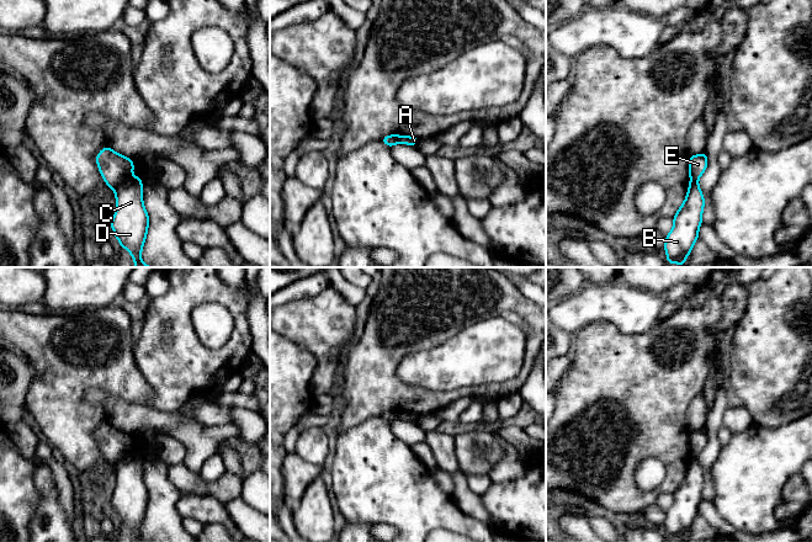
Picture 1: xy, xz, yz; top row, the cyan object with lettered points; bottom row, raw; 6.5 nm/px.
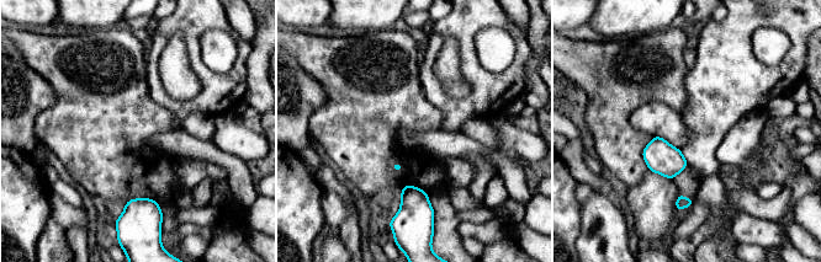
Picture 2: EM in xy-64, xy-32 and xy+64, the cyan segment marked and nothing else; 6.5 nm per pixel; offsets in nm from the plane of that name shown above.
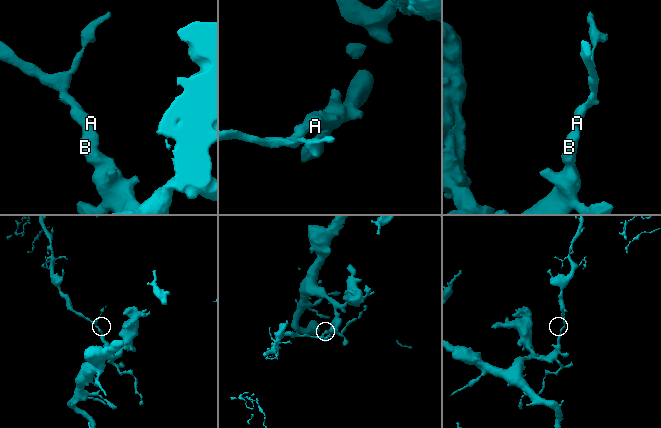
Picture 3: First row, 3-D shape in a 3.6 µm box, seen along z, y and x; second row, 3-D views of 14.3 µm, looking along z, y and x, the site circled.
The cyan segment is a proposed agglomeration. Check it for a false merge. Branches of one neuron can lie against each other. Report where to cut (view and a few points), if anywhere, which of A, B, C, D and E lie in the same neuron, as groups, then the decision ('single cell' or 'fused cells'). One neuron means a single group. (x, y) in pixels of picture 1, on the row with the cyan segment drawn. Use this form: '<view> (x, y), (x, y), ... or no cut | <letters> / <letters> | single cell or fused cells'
xy (129, 175), (113, 189) | A B C D / E | fused cells

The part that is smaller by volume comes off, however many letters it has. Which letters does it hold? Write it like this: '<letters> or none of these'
E

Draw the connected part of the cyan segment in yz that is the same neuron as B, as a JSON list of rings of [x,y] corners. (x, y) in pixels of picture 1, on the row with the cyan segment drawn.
[[[690,181],[686,198],[673,217],[674,225],[665,237],[667,262],[686,266],[684,261],[699,239],[704,207],[705,198],[699,184]]]

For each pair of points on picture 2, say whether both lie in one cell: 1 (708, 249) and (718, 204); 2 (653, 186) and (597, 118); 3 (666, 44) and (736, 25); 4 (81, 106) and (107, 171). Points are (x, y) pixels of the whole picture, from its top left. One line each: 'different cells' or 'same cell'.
1: same cell
2: different cells
3: different cells
4: same cell

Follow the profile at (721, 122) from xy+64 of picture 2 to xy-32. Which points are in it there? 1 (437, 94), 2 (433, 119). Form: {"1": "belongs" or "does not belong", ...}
{"1": "belongs", "2": "does not belong"}

